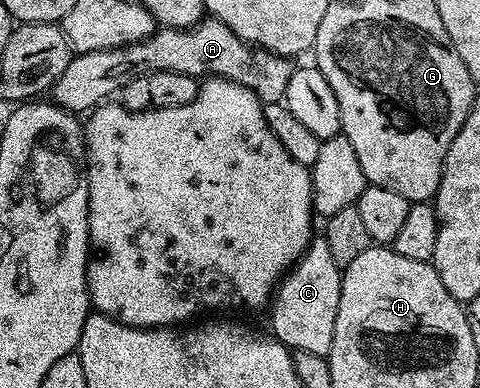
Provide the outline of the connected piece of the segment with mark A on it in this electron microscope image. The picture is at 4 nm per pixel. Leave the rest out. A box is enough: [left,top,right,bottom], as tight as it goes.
[52,17,295,113]

